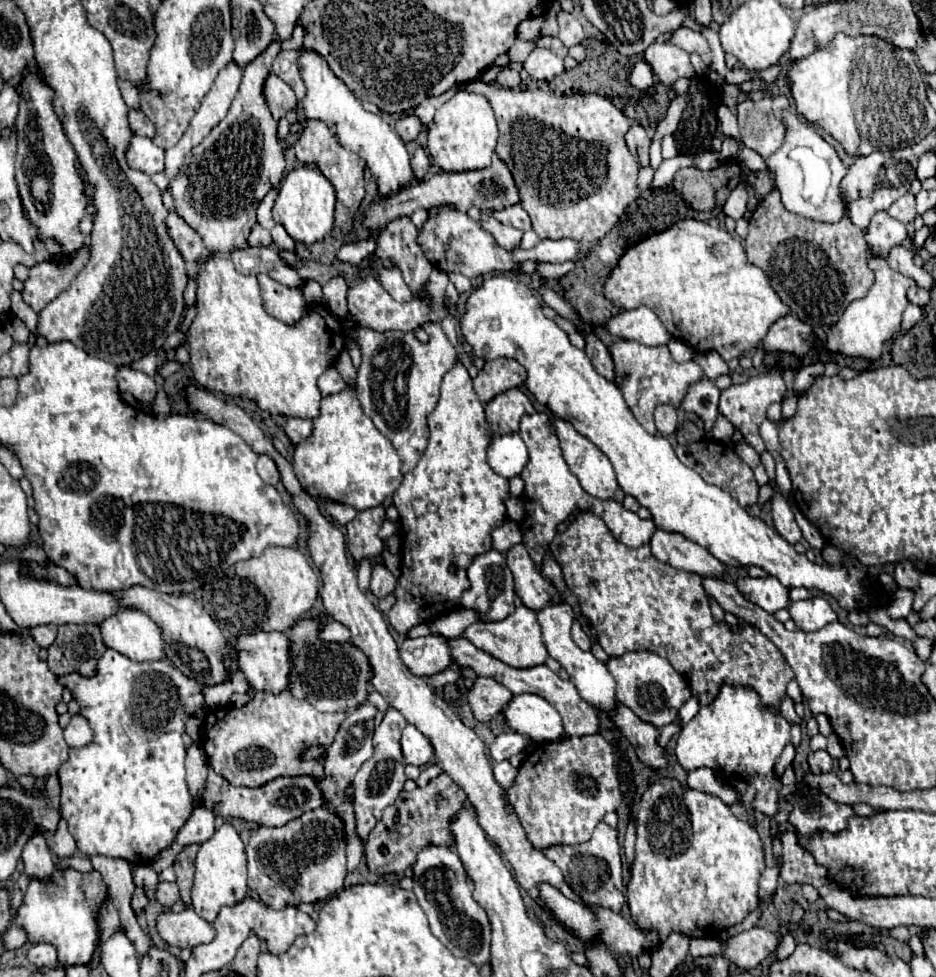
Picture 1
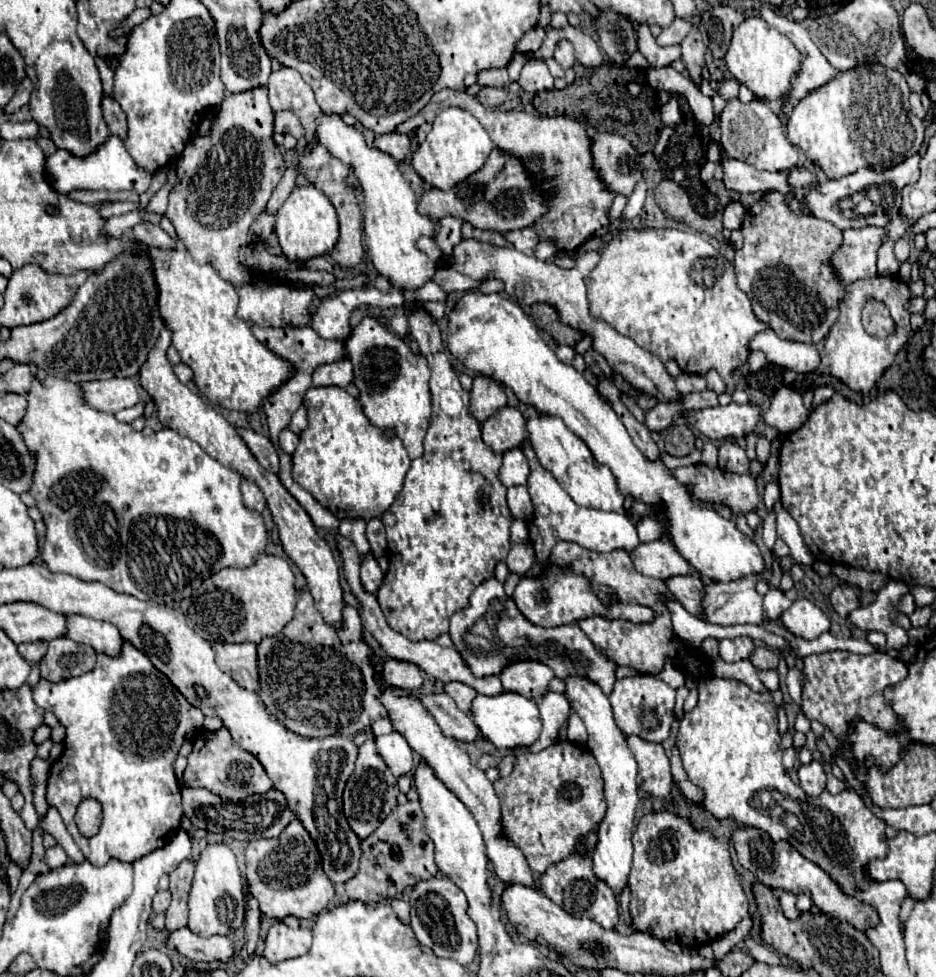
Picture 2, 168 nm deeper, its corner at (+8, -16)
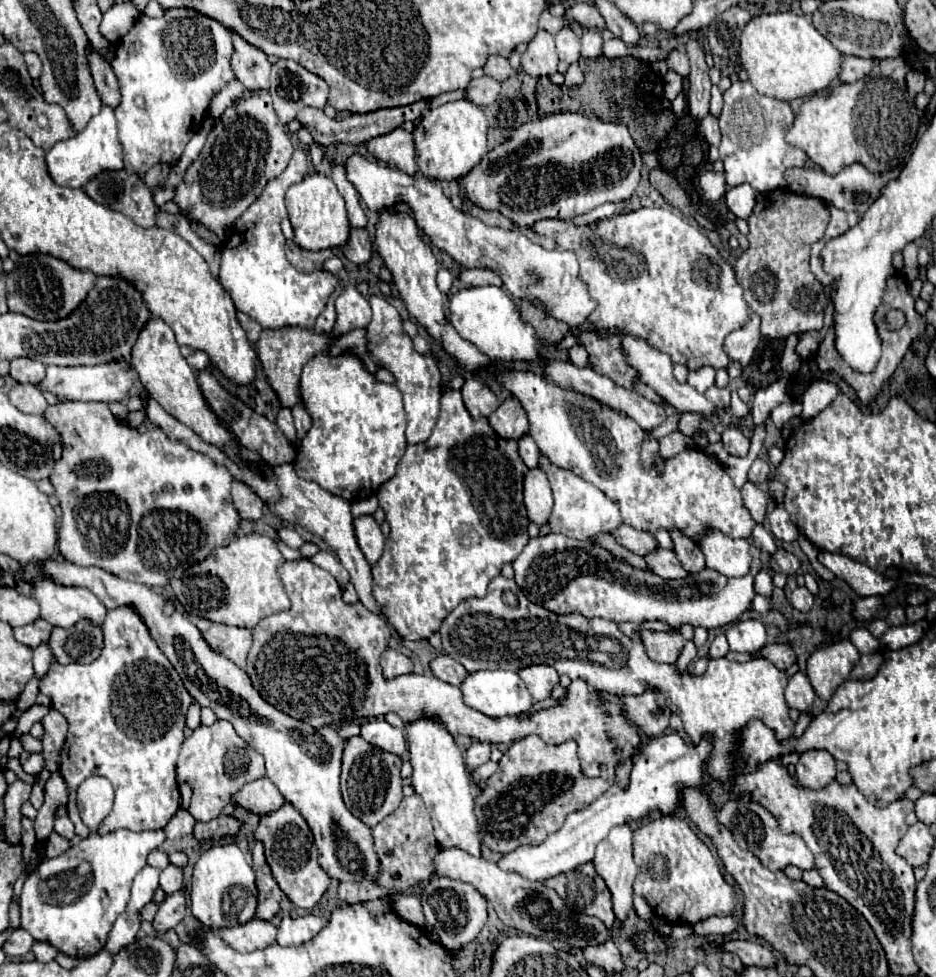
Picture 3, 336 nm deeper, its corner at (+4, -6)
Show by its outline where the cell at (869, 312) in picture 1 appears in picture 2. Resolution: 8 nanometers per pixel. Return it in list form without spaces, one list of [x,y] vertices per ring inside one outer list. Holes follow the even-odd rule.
[[[875,276],[867,280],[855,280],[845,286],[845,298],[839,302],[839,318],[831,326],[829,336],[825,338],[825,352],[821,352],[821,364],[819,372],[831,374],[845,382],[851,390],[869,394],[869,390],[875,386],[875,382],[883,376],[883,372],[893,364],[899,350],[905,348],[905,344],[911,338],[911,326],[909,326],[909,312],[905,308],[905,302],[911,298],[909,286],[901,282],[899,278],[887,278],[887,276]],[[869,298],[881,300],[889,310],[897,324],[897,332],[885,340],[869,336],[861,326],[861,310],[867,304]]]

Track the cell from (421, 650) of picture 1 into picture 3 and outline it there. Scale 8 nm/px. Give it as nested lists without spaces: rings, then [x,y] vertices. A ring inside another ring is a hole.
[[[387,648],[381,658],[381,668],[383,668],[385,678],[397,678],[397,676],[413,672],[413,660],[397,650]]]

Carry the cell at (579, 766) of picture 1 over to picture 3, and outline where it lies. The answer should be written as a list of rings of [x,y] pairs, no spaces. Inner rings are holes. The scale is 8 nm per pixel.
[[[539,736],[519,738],[503,754],[503,758],[499,760],[499,770],[485,782],[481,794],[475,798],[475,812],[479,818],[483,844],[499,854],[513,852],[519,846],[539,846],[549,834],[557,832],[563,826],[567,814],[587,808],[591,802],[603,796],[609,786],[611,784],[603,778],[587,778],[583,774],[577,756],[577,744],[573,740],[559,746],[549,746]]]

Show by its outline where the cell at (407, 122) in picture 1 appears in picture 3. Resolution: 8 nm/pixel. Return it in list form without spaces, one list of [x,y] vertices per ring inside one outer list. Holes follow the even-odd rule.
[[[395,128],[389,134],[369,140],[367,150],[379,160],[387,164],[395,164],[405,174],[413,176],[417,172],[413,134],[407,132],[405,128]]]

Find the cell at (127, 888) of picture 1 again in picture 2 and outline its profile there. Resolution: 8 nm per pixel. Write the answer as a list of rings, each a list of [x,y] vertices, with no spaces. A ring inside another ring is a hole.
[[[51,806],[47,808],[47,814],[41,818],[39,828],[41,828],[43,832],[49,832],[49,834],[57,840],[57,844],[71,856],[73,862],[83,862],[83,860],[85,860],[85,856],[81,854],[81,850],[79,850],[77,844],[73,842],[71,834],[67,832],[65,824],[61,822],[61,816],[59,816],[57,808],[51,808]]]

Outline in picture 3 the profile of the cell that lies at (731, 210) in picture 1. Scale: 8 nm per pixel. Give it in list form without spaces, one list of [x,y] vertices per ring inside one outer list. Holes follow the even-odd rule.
[[[739,184],[735,188],[727,190],[727,206],[729,210],[737,216],[747,220],[753,206],[755,206],[755,198],[757,198],[757,190],[747,186],[747,184]]]

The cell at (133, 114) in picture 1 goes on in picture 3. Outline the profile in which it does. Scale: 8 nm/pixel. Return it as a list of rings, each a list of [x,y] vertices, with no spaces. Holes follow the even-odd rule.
[[[91,52],[89,54],[89,68],[91,68],[91,76],[95,80],[95,86],[99,90],[99,96],[103,100],[103,104],[117,108],[121,102],[121,94],[119,94],[119,84],[117,78],[111,70],[109,62],[103,62],[103,58],[99,58],[99,54]]]

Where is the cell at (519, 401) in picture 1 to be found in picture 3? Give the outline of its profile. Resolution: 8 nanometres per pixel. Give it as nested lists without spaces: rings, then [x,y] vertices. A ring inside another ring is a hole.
[[[517,398],[503,400],[499,408],[489,416],[489,424],[501,438],[519,440],[529,432],[527,414]]]

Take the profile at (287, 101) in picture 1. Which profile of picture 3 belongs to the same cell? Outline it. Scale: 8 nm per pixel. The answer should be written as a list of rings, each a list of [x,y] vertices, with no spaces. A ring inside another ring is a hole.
[[[421,100],[421,102],[415,102],[415,104],[409,104],[409,106],[399,106],[399,108],[385,108],[385,110],[375,110],[375,112],[369,112],[369,114],[353,114],[351,118],[347,120],[331,120],[325,116],[323,110],[315,110],[315,108],[303,108],[299,114],[297,114],[297,120],[303,128],[307,128],[311,134],[313,134],[313,140],[323,144],[323,146],[331,146],[331,144],[337,144],[337,142],[347,142],[347,144],[361,144],[361,142],[367,142],[375,136],[383,136],[391,130],[395,130],[397,126],[403,126],[407,120],[415,122],[421,118],[421,114],[427,110],[427,104],[429,100]]]

